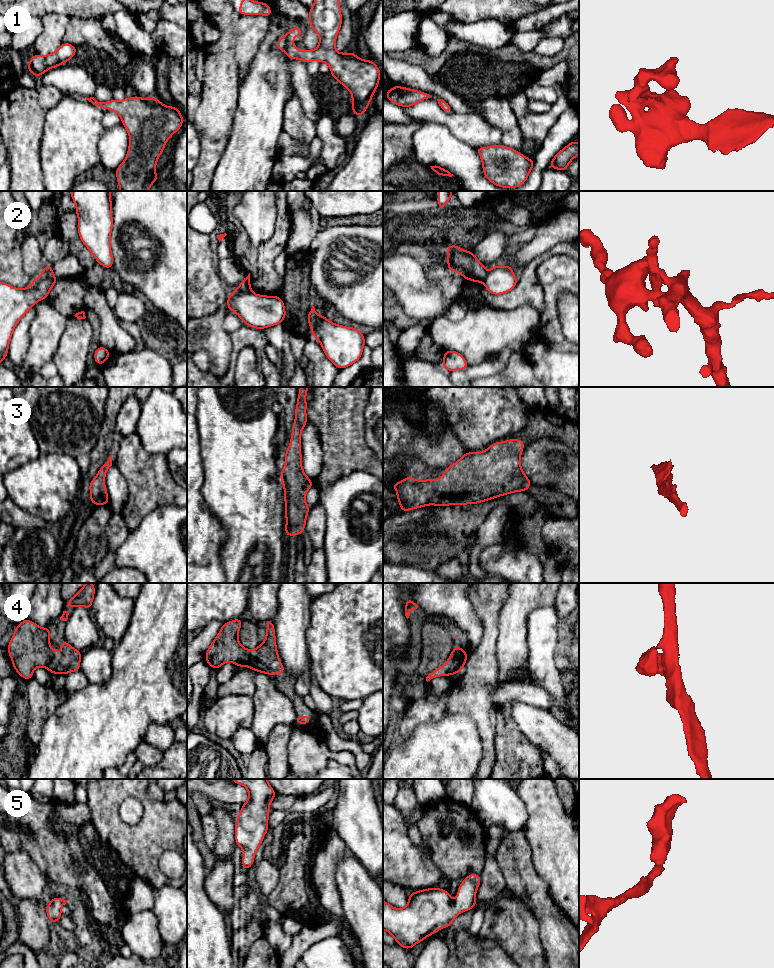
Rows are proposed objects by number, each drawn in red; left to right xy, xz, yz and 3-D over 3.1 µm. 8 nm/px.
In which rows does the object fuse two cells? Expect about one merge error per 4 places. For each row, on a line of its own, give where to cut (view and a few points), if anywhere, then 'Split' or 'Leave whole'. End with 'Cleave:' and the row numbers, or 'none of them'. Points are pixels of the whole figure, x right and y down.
1: No split. Leave whole
2: Split along xz (236, 289), (242, 292), (251, 292). Split
3: No split. Leave whole
4: No split. Leave whole
5: No split. Leave whole
Cleave: 2

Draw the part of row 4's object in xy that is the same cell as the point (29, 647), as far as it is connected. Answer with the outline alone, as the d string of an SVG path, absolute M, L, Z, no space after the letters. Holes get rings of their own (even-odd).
M29 619L23 620L15 629L6 647L14 670L26 681L33 678L36 667L47 668L50 673L66 675L81 670L82 653L61 641L60 652L50 646L50 628L42 628Z

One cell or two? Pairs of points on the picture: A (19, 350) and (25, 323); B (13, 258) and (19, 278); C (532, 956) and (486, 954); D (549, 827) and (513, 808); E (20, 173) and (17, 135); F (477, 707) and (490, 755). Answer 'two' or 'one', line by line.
A: one
B: one
C: two
D: two
E: one
F: one

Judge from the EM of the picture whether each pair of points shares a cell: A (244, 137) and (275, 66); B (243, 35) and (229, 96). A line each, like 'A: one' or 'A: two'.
A: one
B: two

